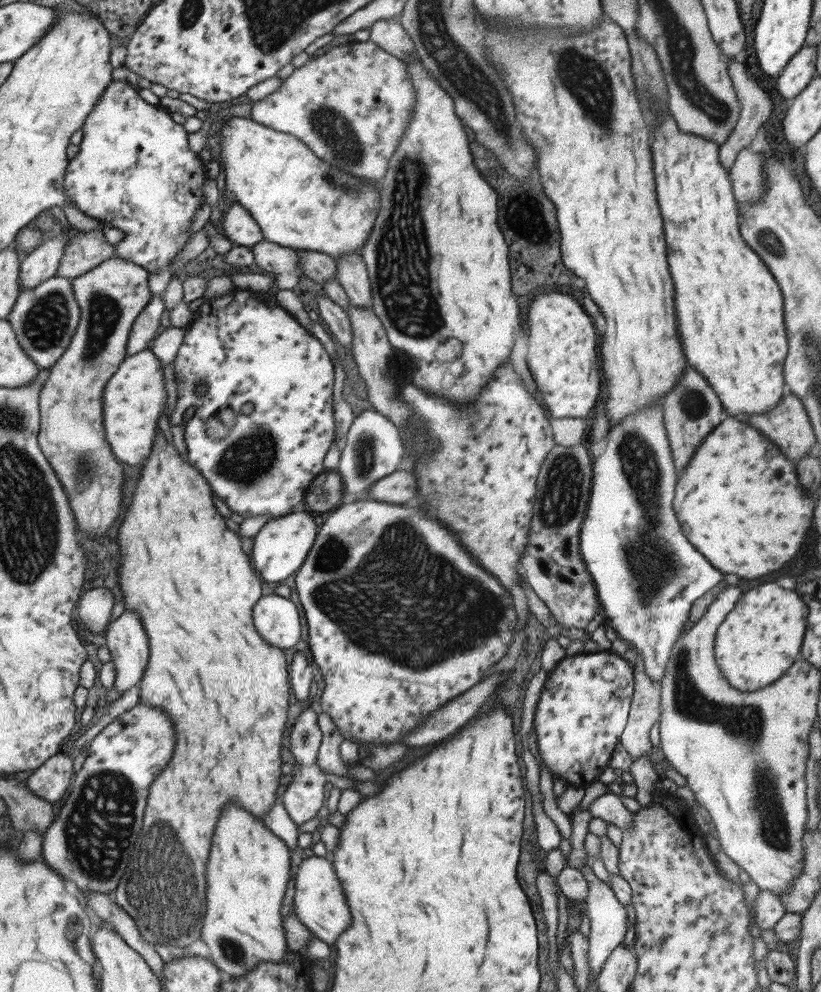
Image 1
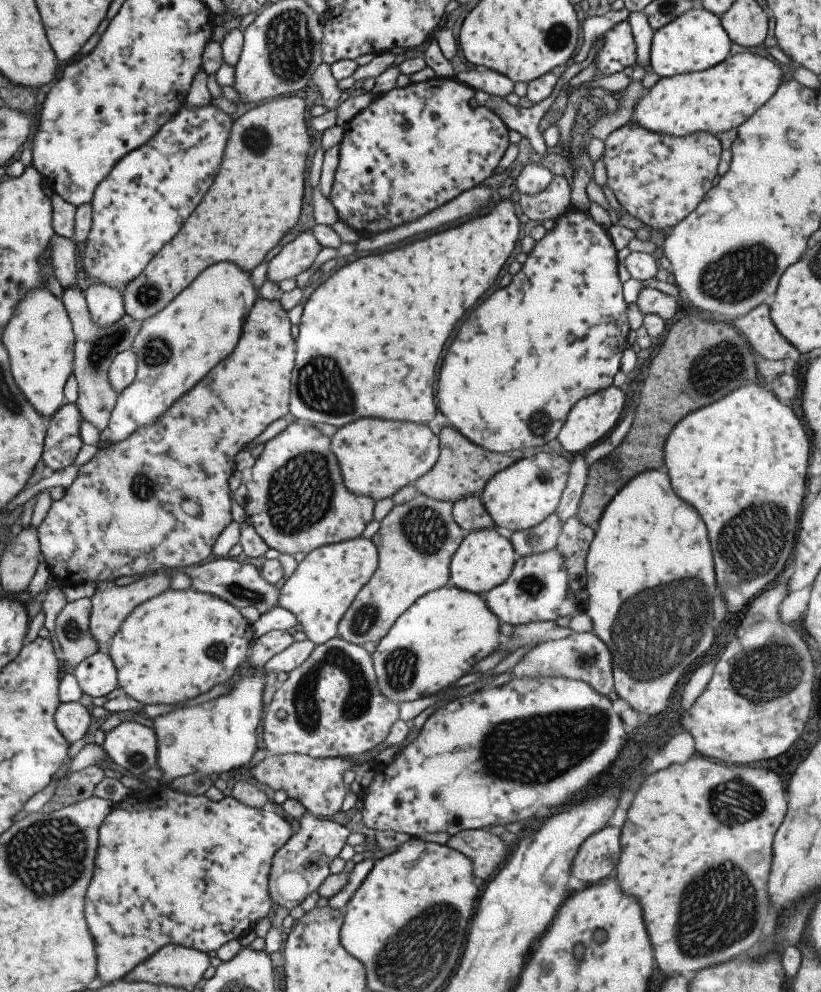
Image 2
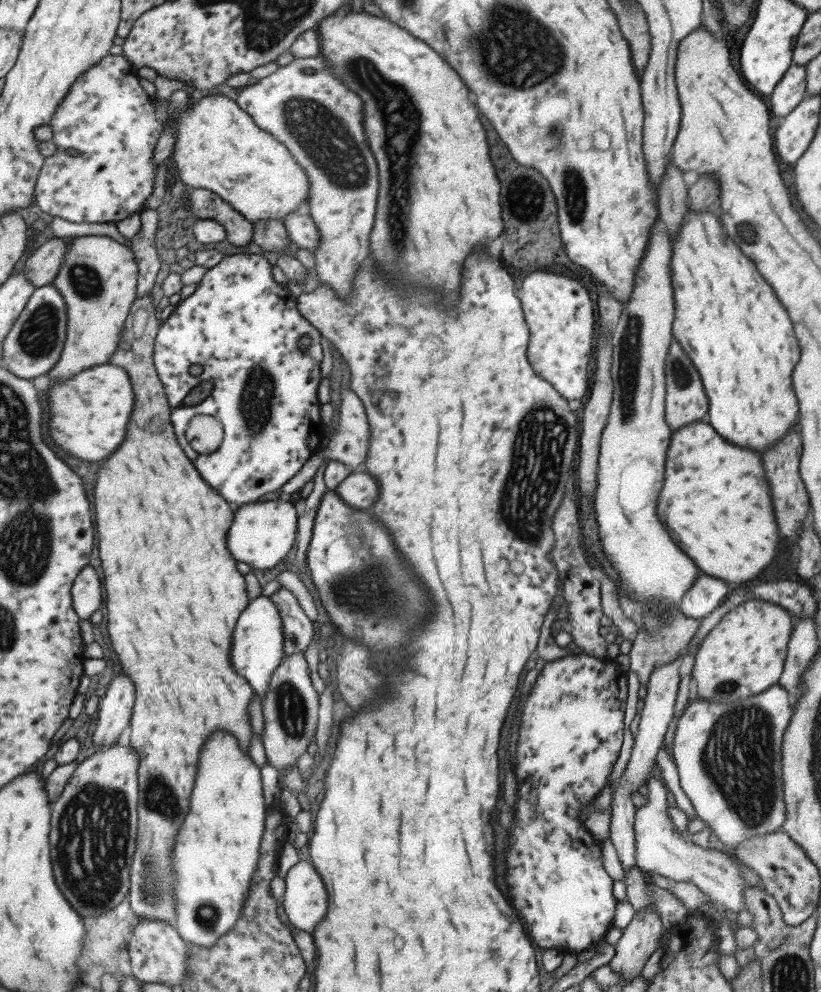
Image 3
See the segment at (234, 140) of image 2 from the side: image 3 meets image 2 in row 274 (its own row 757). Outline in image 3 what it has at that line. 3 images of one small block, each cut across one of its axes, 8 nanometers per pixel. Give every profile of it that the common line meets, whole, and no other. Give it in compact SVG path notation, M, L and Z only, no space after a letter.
M152 296L137 297L133 300L131 308L129 308L128 317L124 320L121 334L118 336L118 341L114 353L109 357L108 364L115 365L127 373L129 377L129 384L132 388L134 405L133 416L129 418L129 426L125 432L125 440L121 442L121 446L117 446L117 452L113 452L111 456L107 456L107 460L101 460L101 466L97 470L97 478L95 478L95 486L93 488L93 500L95 500L95 530L97 530L97 554L103 570L103 588L105 588L105 612L107 612L107 636L111 641L111 648L117 655L119 660L120 670L130 678L134 688L134 703L130 715L129 726L129 747L138 754L139 762L137 765L137 840L135 840L135 854L133 854L133 864L130 864L130 885L128 888L127 900L131 910L137 918L142 919L161 919L162 921L169 922L174 926L174 900L172 894L174 876L170 870L170 854L173 852L174 836L181 826L184 814L189 811L189 795L195 782L196 762L200 755L201 748L205 744L205 740L209 742L209 736L213 736L213 732L221 730L221 732L229 732L229 736L233 736L237 740L237 746L243 750L245 754L248 752L248 746L252 737L251 727L249 727L249 713L246 708L248 702L252 699L254 690L247 684L247 681L239 676L233 669L229 662L229 649L232 646L232 632L238 619L239 613L245 610L247 603L247 593L245 593L245 581L237 569L235 569L236 560L230 555L226 547L226 532L228 531L231 519L233 517L234 507L217 491L213 490L195 470L193 463L186 457L183 449L178 445L177 439L174 435L172 424L170 423L170 408L168 407L165 391L163 390L161 381L157 379L157 372L152 361L153 343L156 332L160 327L160 321L156 308L153 307Z

